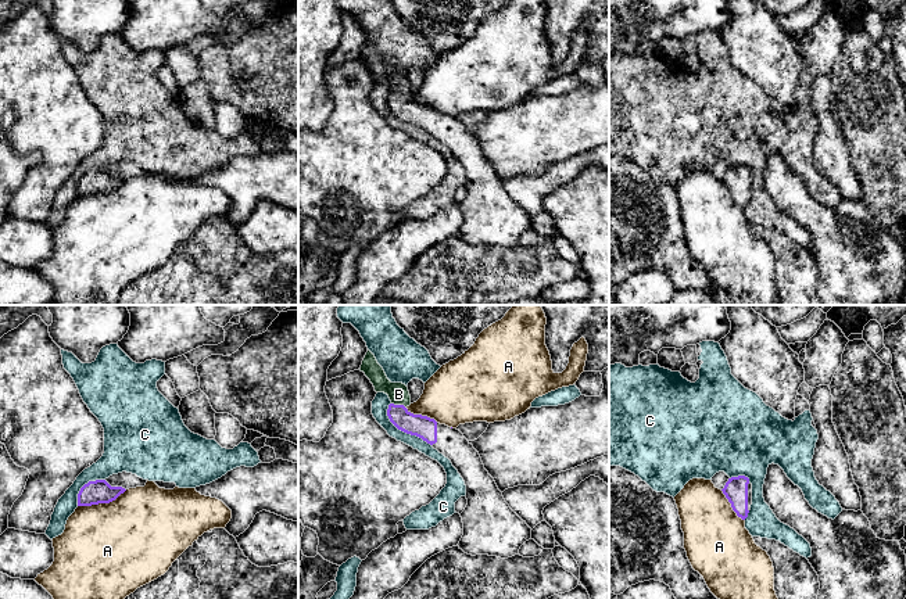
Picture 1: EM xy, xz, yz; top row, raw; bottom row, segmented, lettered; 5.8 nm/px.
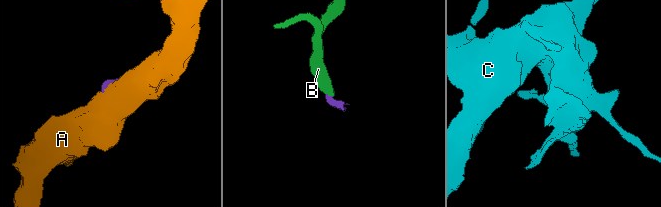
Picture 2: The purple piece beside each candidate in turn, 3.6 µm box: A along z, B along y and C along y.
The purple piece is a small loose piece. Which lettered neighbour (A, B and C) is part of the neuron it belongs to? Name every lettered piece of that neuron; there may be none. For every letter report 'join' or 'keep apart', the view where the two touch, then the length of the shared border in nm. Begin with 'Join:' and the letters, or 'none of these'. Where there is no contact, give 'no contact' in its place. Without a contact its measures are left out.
Join: B
A: keep apart | xy | 300 nm
B: join | xz | 90 nm
C: keep apart | xz | 340 nm

